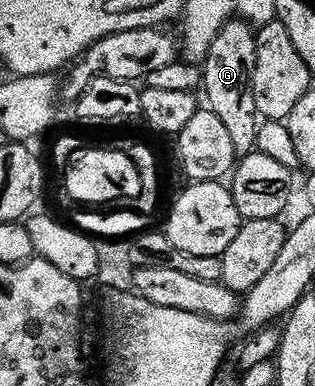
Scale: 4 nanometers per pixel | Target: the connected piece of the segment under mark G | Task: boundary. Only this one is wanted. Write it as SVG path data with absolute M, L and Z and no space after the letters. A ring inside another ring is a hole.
M241 18L223 24L214 36L201 62L201 90L205 92L207 107L225 125L232 139L236 159L254 151L259 115L252 92L253 58L256 54L255 32L252 25Z

